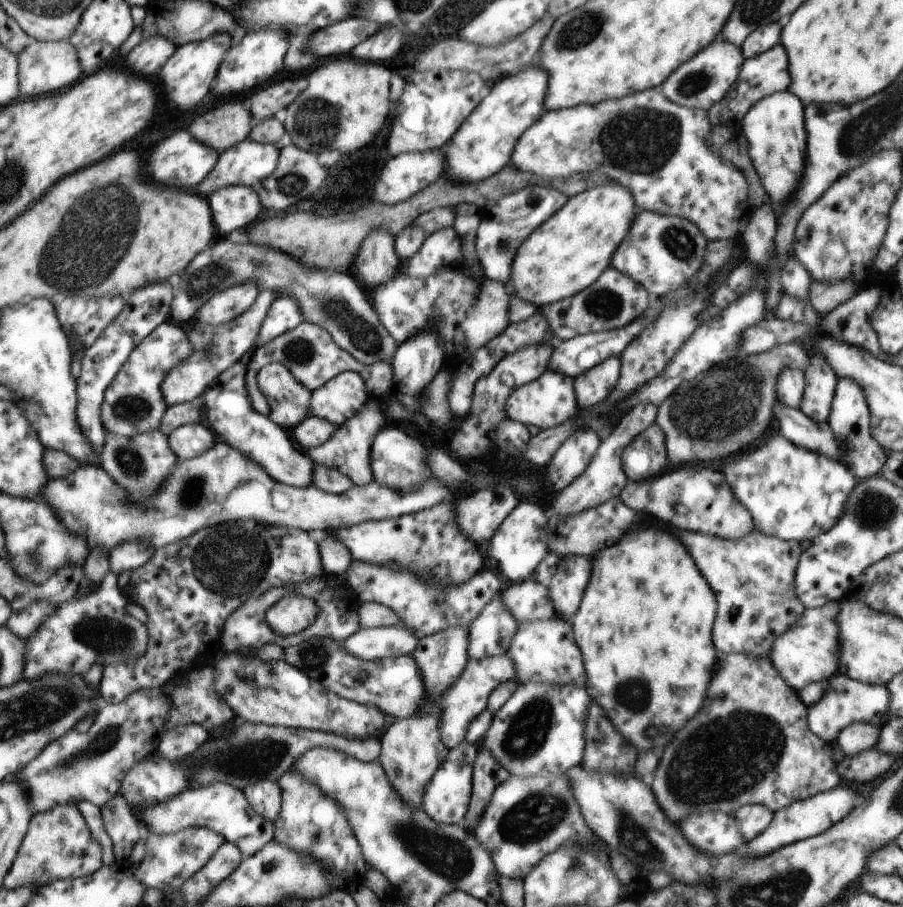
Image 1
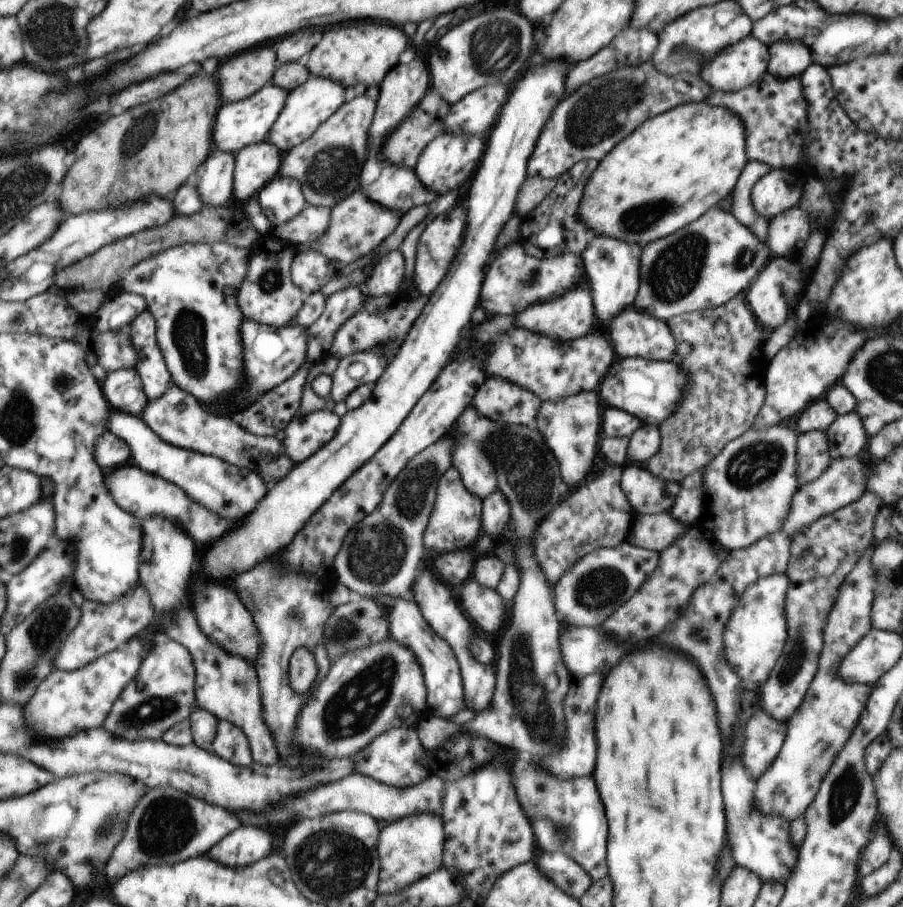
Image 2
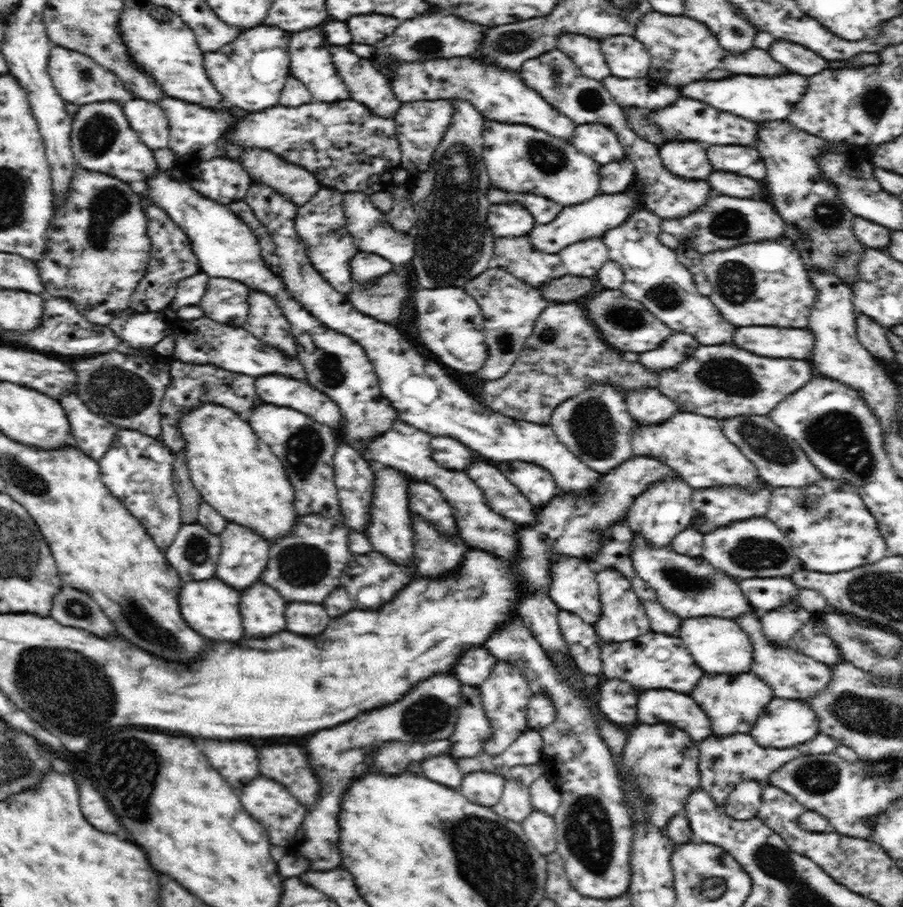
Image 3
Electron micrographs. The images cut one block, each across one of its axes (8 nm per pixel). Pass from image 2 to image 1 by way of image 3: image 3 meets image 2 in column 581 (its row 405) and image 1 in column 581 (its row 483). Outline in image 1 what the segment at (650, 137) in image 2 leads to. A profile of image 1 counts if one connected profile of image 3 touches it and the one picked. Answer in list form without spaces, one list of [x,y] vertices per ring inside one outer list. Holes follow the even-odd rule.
[[[620,183],[600,184],[582,194],[569,197],[568,202],[552,218],[536,228],[518,248],[510,266],[508,282],[512,282],[512,286],[508,286],[508,290],[514,290],[522,300],[528,300],[528,304],[536,304],[542,308],[586,290],[610,266],[612,254],[630,232],[632,220],[637,212],[632,192]]]

